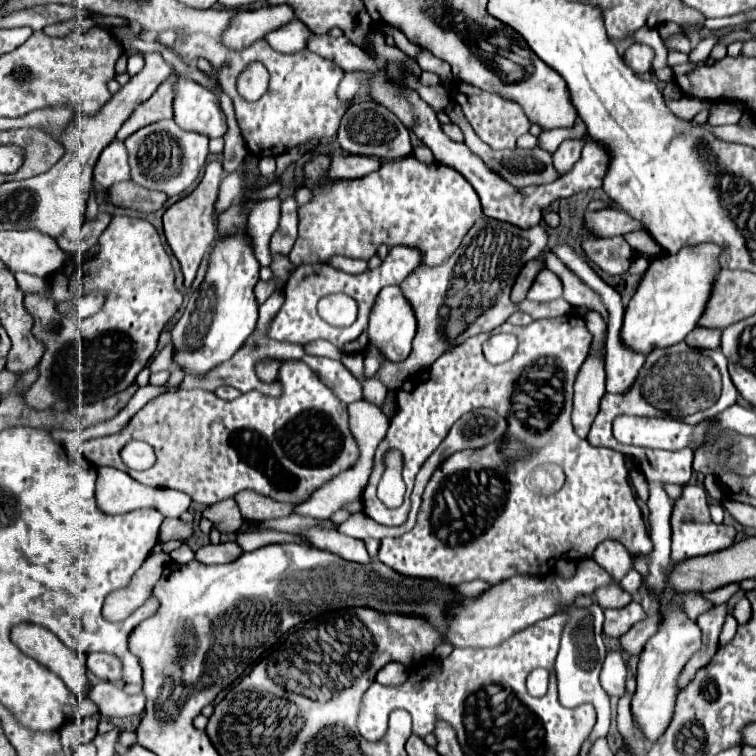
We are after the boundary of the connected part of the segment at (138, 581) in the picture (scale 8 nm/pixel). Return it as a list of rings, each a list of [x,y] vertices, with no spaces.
[[[164,552],[150,554],[148,560],[142,564],[142,568],[132,576],[128,586],[114,590],[104,600],[102,616],[112,622],[118,622],[118,620],[124,620],[126,616],[130,616],[152,594],[152,588],[160,580],[162,570],[168,562],[170,562],[170,554],[164,554]]]

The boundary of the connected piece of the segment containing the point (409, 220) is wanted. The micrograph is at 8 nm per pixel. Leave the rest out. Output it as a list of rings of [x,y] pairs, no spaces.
[[[320,154],[320,156],[314,156],[310,162],[304,164],[304,186],[312,190],[312,200],[306,202],[304,206],[298,208],[298,240],[290,252],[290,260],[300,266],[300,264],[316,264],[316,262],[326,262],[330,256],[334,254],[340,254],[340,256],[348,256],[348,258],[360,258],[360,260],[366,260],[366,258],[372,258],[378,250],[380,244],[386,244],[388,248],[392,246],[410,246],[410,248],[416,248],[420,252],[420,264],[426,264],[426,266],[438,266],[442,264],[444,260],[448,260],[454,250],[460,246],[462,238],[466,236],[466,232],[472,228],[472,224],[484,216],[482,212],[482,206],[480,206],[480,200],[478,200],[478,194],[474,192],[474,188],[470,188],[470,184],[466,184],[466,178],[456,172],[454,168],[450,166],[444,166],[444,164],[422,164],[418,162],[414,156],[406,156],[406,158],[400,158],[400,160],[390,160],[390,162],[384,162],[382,168],[374,174],[368,174],[368,176],[362,176],[362,178],[354,178],[354,180],[332,180],[328,182],[326,174],[328,174],[328,168],[330,168],[330,156],[328,154]]]

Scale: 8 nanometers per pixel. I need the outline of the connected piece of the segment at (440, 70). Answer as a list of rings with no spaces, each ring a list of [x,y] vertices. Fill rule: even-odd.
[[[426,48],[420,50],[420,54],[416,56],[416,62],[418,62],[418,66],[420,66],[422,70],[430,70],[430,72],[440,74],[442,84],[446,84],[446,82],[452,84],[452,72],[450,72],[450,66],[448,66],[446,62],[442,62],[442,60],[434,58],[432,52],[428,52]]]

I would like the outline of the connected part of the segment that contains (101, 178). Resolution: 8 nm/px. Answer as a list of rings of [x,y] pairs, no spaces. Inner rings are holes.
[[[122,142],[108,144],[106,150],[102,150],[96,166],[94,166],[94,182],[100,186],[112,186],[116,182],[130,180],[130,166],[126,148]]]

